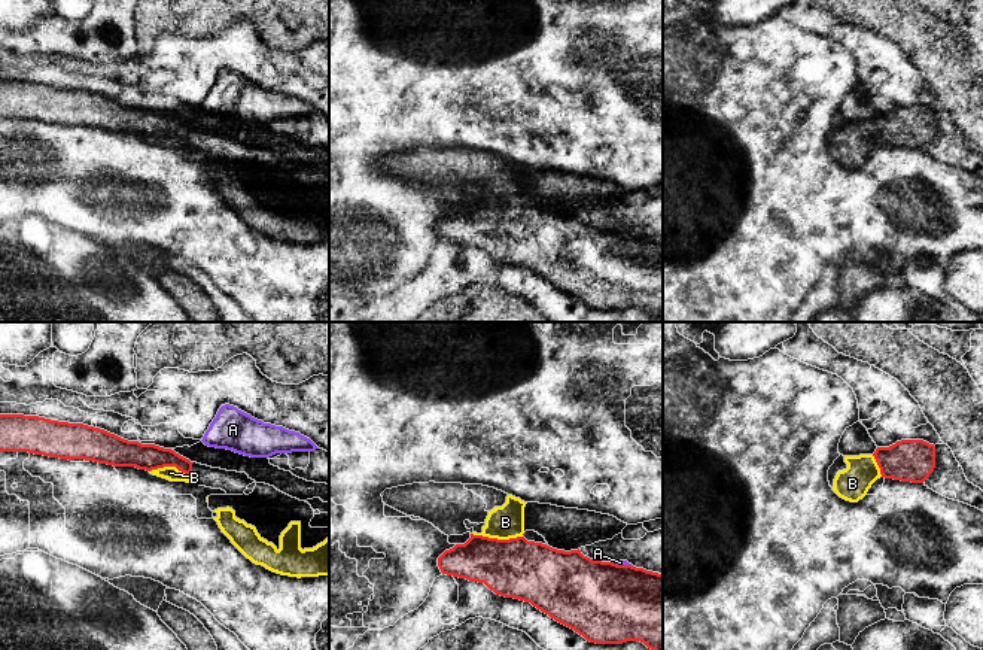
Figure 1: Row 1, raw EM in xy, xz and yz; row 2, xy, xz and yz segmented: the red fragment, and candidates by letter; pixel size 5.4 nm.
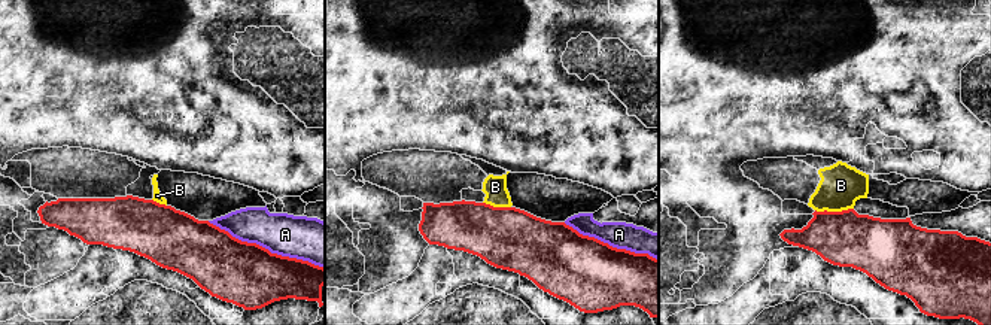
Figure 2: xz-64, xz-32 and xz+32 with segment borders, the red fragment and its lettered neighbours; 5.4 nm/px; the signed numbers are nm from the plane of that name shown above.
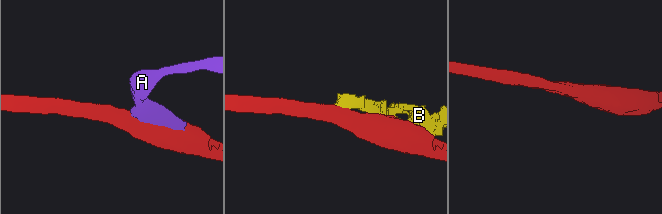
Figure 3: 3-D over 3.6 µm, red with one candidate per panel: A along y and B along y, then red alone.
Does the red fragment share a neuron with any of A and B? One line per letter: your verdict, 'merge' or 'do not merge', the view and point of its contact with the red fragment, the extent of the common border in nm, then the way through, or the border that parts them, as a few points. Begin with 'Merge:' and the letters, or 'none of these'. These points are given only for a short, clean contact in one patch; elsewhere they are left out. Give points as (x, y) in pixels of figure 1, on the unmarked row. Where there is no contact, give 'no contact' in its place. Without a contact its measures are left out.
Merge: none of these
A: do not merge | xz (621, 231) | 120 nm
B: do not merge | xz (496, 204) | 280 nm | along xz (472, 199), (498, 204), (522, 203)

